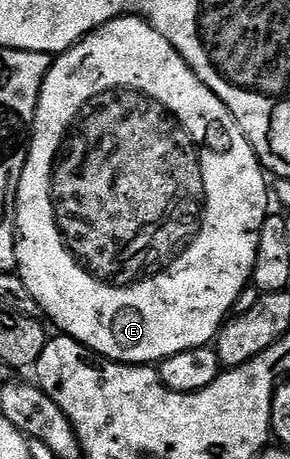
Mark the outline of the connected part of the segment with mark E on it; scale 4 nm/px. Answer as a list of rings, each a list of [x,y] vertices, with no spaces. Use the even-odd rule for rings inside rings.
[[[112,19],[104,27],[75,43],[70,50],[59,52],[53,58],[52,67],[44,78],[32,126],[32,142],[28,144],[26,165],[22,169],[16,194],[16,271],[26,289],[30,289],[30,297],[38,301],[46,319],[48,315],[47,322],[52,322],[57,327],[57,332],[76,339],[88,348],[93,356],[100,358],[101,355],[112,363],[159,364],[162,359],[174,357],[174,353],[211,344],[220,328],[233,314],[238,297],[251,284],[254,261],[258,253],[259,230],[265,217],[270,214],[270,183],[264,178],[266,172],[261,167],[260,159],[254,153],[250,141],[242,133],[238,121],[230,113],[230,109],[226,109],[222,100],[192,72],[178,49],[174,49],[174,45],[170,45],[170,41],[166,41],[166,37],[162,37],[162,33],[158,33],[158,29],[151,27],[145,19]],[[118,87],[141,91],[144,95],[138,96],[137,99],[131,99],[128,95],[100,95]],[[64,243],[80,258],[81,265],[89,272],[68,252]]]

